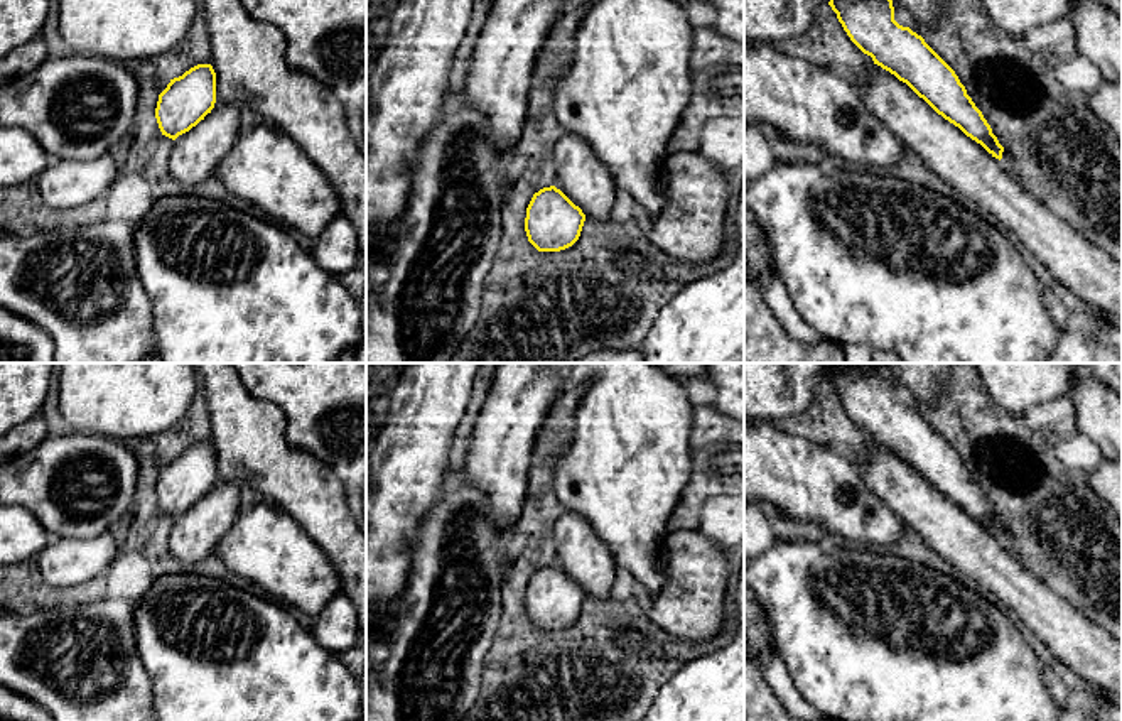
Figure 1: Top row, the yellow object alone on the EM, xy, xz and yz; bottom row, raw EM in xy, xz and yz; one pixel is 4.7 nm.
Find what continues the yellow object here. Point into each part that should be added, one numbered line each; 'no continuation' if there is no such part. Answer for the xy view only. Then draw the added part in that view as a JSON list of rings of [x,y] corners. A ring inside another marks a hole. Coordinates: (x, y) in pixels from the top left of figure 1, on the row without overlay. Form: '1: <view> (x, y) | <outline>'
1: xy (196, 532) | [[[214,485],[196,505],[172,518],[169,549],[172,556],[192,567],[216,547],[240,513],[240,485]]]

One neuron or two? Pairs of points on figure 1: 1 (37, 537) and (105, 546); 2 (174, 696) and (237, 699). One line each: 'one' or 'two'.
1: two
2: one

